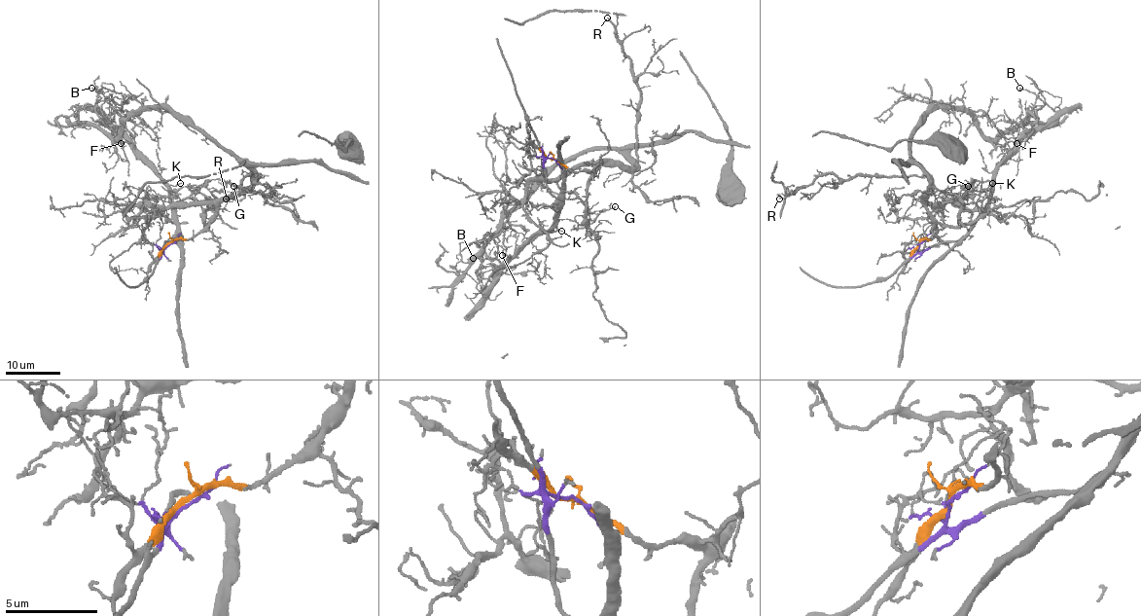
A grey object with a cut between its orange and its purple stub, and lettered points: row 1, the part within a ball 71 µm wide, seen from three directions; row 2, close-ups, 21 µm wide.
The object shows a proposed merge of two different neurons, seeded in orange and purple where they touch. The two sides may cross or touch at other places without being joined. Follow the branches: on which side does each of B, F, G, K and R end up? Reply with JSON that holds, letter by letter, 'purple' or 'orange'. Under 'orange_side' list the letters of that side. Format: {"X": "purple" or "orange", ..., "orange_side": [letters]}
{"B": "purple", "F": "orange", "G": "orange", "K": "purple", "R": "orange", "orange_side": ["F", "G", "R"]}

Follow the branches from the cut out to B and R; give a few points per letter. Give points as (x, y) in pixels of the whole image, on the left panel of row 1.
B: (169, 244), (162, 251), (176, 231), (168, 186), (101, 113), (95, 105), (100, 90), (91, 87)
R: (169, 243), (196, 235), (222, 200), (238, 197), (259, 176), (249, 174), (226, 198)

